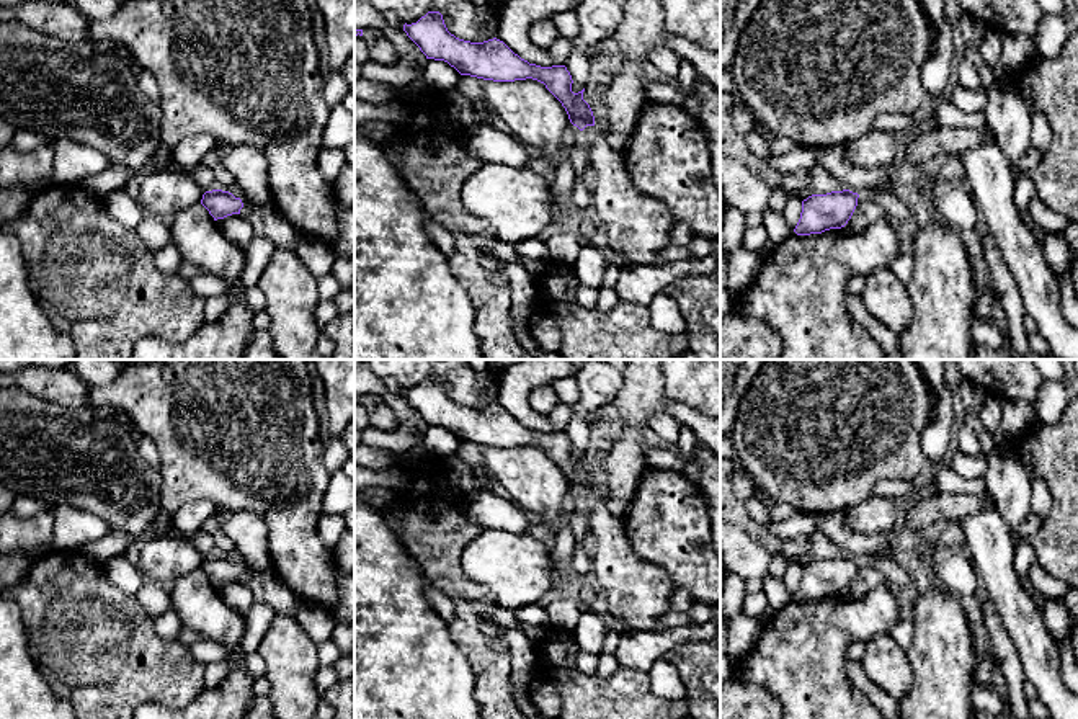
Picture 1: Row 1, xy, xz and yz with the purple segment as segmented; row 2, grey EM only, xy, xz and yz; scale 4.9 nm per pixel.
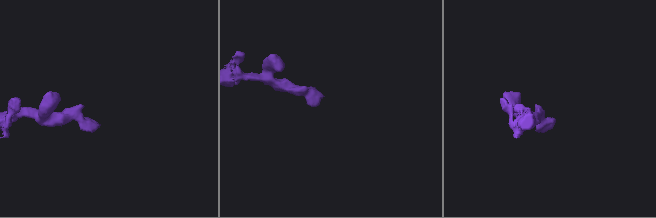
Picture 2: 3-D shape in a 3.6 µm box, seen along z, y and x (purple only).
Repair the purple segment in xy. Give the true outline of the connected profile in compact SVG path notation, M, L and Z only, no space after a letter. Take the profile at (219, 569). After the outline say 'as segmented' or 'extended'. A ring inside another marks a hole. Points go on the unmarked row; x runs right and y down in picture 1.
M212 556L203 560L201 570L209 577L209 580L217 585L224 585L232 580L240 580L243 569L229 557Z | as segmented

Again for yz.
M849 556L808 562L802 567L800 585L794 598L810 601L844 593L858 572L858 564L859 560Z | as segmented

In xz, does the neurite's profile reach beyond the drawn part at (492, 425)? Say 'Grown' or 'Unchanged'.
Unchanged

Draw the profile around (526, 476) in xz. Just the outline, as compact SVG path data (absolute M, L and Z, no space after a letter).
M461 441L451 458L485 469L498 492L519 508L536 511L544 521L557 526L565 520L560 505L570 485L544 449L532 444L493 448Z

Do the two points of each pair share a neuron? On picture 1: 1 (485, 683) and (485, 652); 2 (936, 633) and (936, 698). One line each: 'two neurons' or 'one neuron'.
1: one neuron
2: one neuron

